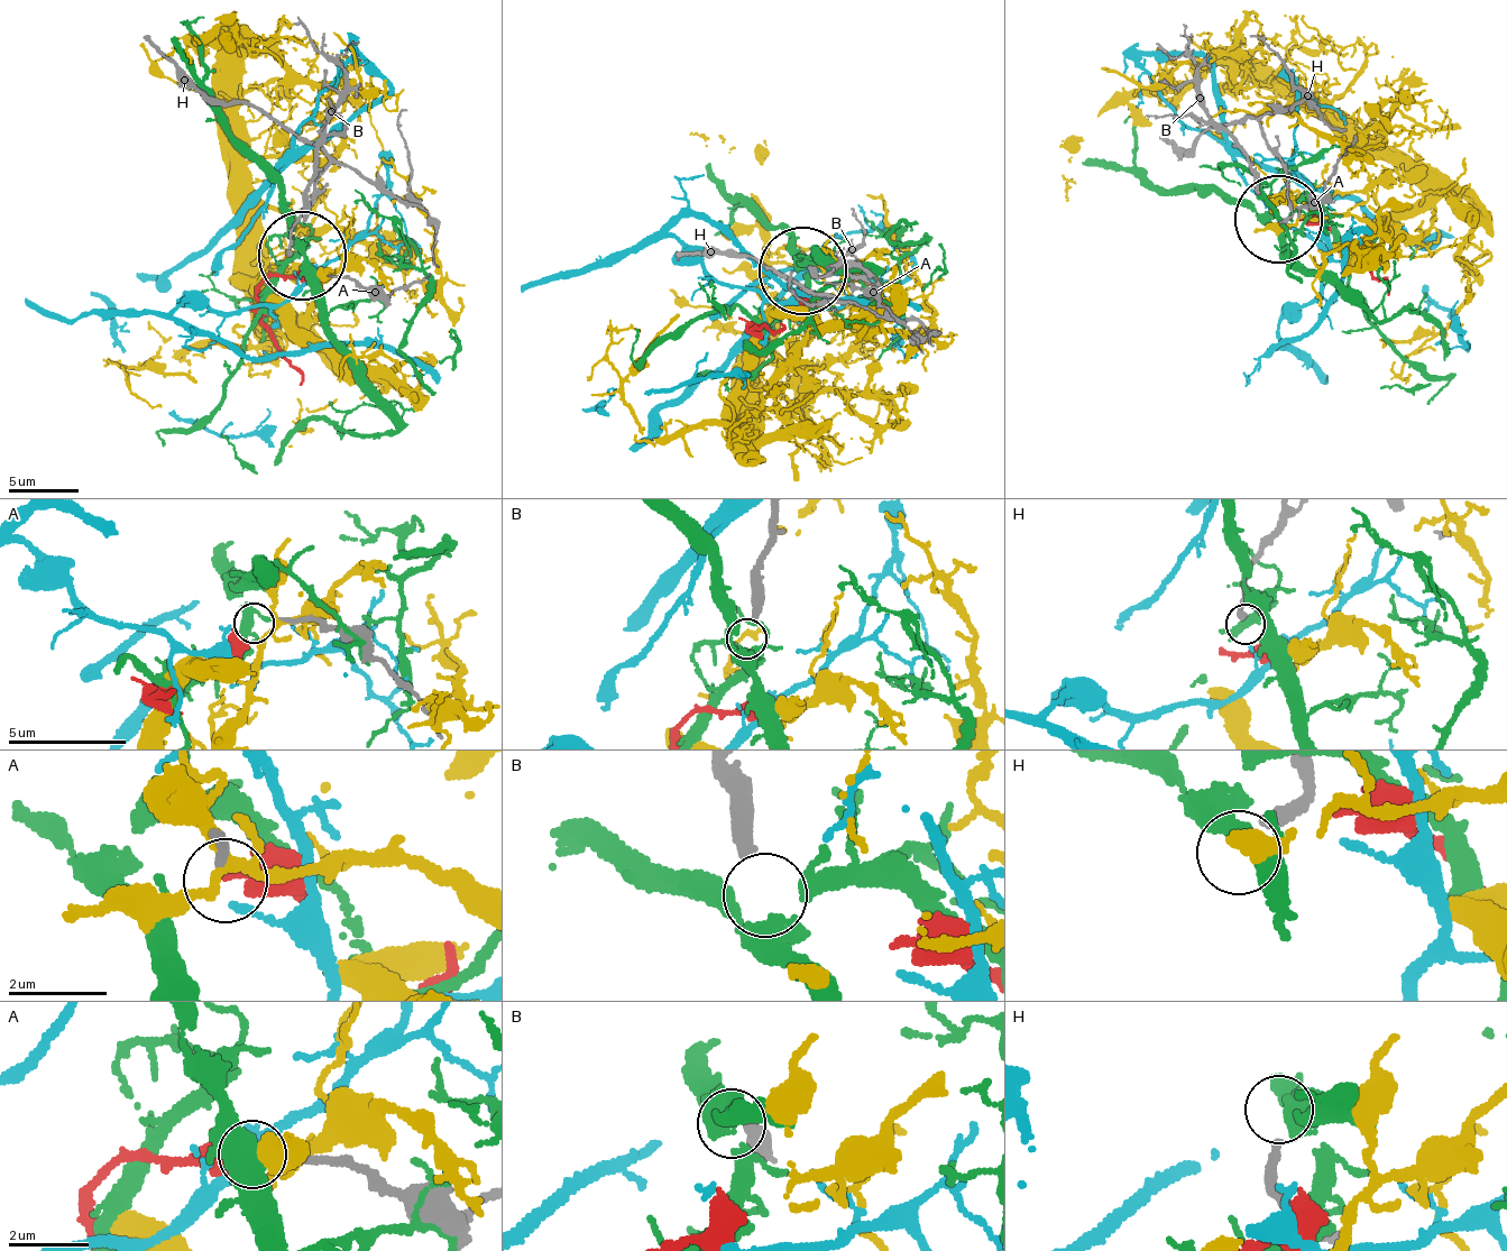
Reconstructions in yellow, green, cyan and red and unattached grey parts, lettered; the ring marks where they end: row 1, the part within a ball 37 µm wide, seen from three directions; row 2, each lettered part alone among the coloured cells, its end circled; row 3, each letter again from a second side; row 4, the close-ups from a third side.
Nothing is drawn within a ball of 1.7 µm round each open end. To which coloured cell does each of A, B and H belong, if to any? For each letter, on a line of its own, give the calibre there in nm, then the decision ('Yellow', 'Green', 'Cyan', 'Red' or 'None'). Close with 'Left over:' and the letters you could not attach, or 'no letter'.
A: Thickness 170 nm. None
B: Thickness 360 nm. Green
H: Thickness 240 nm. None
Left over: A, H

